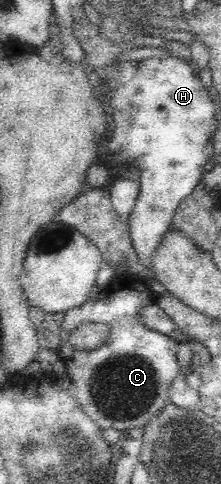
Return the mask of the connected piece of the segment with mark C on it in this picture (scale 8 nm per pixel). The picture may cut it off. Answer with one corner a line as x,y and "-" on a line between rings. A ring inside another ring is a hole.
116,274
103,286
100,294
97,300
89,298
80,307
64,312
59,332
59,359
67,368
66,374
74,384
82,411
103,430
128,432
145,426
170,400
171,382
182,370
176,357
179,342
142,323
141,309
153,304
156,295
133,274
-
88,321
104,322
110,328
110,335
105,344
94,351
77,351
67,343
67,339
70,340
69,330

